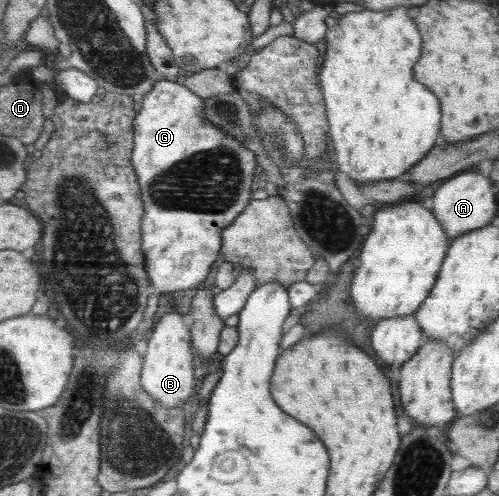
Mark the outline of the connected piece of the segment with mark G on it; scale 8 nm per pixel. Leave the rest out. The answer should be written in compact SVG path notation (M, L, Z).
M160 79L150 92L147 92L142 101L142 108L135 116L133 122L134 129L134 146L132 150L131 163L138 175L138 184L141 190L141 197L144 205L144 215L141 220L142 231L142 248L145 254L145 269L148 272L148 278L152 282L152 286L156 288L154 294L168 294L175 290L188 290L197 288L210 277L211 268L220 262L222 231L230 226L234 219L242 214L242 211L248 206L252 198L252 179L257 160L254 154L250 152L241 142L234 140L230 135L223 133L221 128L214 126L202 116L203 100L188 90L184 85L168 79Z

